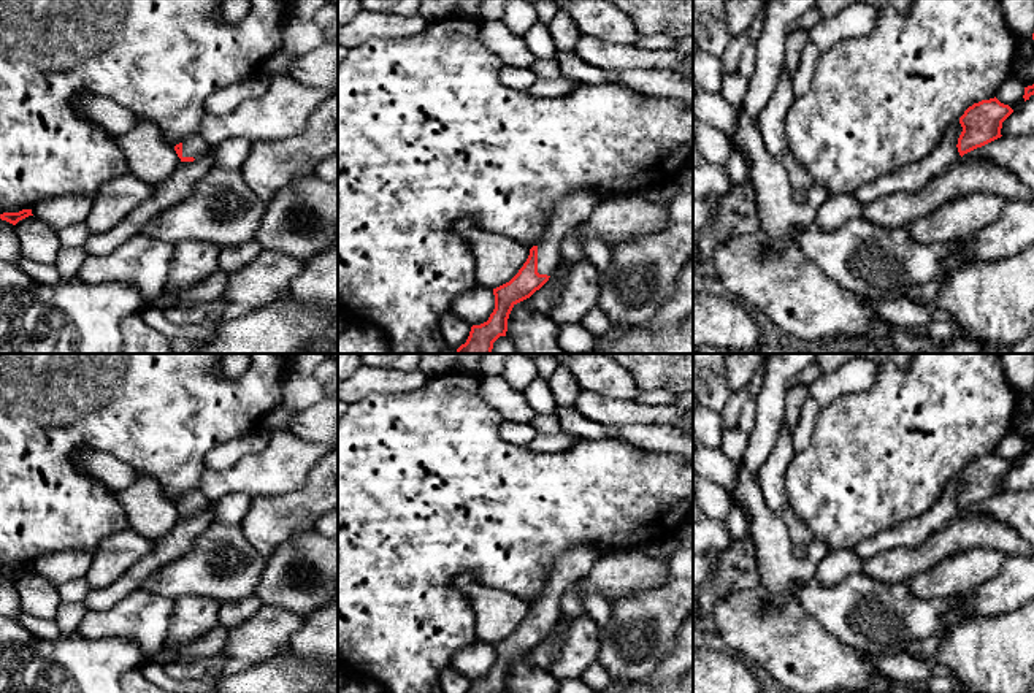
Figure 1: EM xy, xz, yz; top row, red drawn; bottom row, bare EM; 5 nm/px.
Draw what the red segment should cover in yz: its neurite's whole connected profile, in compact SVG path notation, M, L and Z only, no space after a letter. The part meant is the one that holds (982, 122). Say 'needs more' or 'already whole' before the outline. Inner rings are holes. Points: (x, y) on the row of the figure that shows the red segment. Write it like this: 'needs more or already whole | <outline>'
already whole | M996 97L969 106L959 117L963 132L958 138L958 152L964 154L1001 138L1002 122L1013 113L1009 105Z

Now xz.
needs more | M574 192L553 206L541 243L530 249L527 262L509 282L493 289L493 312L487 322L471 327L466 343L457 349L457 354L492 354L493 343L506 336L512 308L530 298L553 276L561 262L560 244L566 233L585 220L603 200L596 192Z

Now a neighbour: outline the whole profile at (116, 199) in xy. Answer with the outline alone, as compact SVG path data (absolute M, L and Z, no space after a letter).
M133 173L106 181L94 195L92 208L84 220L89 233L95 235L113 228L152 193L154 187Z

